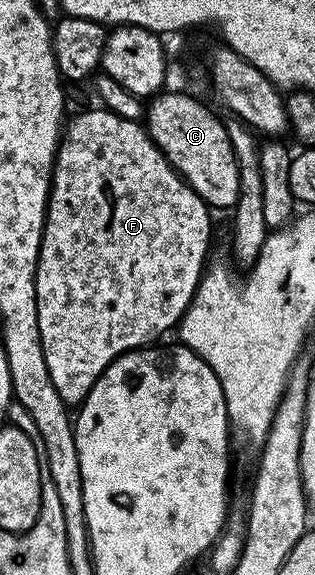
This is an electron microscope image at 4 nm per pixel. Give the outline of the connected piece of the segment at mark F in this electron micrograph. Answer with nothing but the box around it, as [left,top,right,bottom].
[35,107,213,407]

